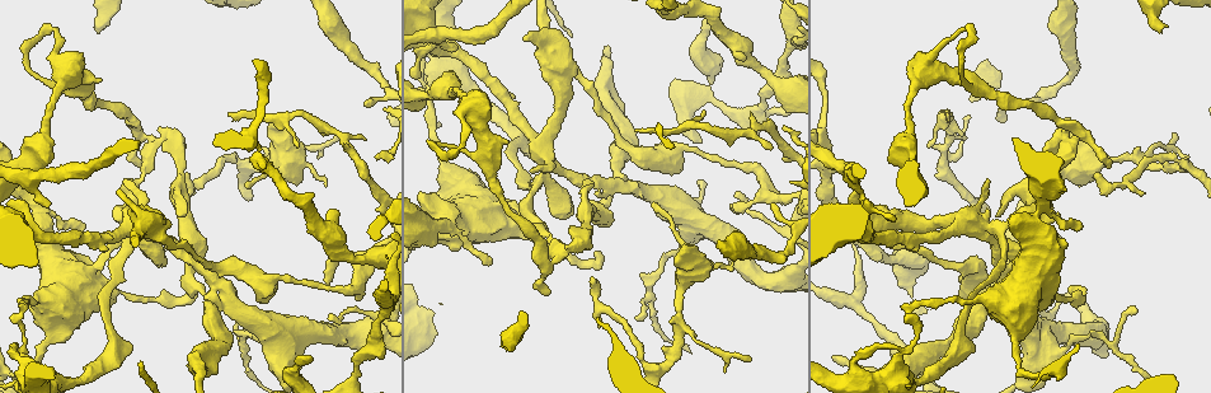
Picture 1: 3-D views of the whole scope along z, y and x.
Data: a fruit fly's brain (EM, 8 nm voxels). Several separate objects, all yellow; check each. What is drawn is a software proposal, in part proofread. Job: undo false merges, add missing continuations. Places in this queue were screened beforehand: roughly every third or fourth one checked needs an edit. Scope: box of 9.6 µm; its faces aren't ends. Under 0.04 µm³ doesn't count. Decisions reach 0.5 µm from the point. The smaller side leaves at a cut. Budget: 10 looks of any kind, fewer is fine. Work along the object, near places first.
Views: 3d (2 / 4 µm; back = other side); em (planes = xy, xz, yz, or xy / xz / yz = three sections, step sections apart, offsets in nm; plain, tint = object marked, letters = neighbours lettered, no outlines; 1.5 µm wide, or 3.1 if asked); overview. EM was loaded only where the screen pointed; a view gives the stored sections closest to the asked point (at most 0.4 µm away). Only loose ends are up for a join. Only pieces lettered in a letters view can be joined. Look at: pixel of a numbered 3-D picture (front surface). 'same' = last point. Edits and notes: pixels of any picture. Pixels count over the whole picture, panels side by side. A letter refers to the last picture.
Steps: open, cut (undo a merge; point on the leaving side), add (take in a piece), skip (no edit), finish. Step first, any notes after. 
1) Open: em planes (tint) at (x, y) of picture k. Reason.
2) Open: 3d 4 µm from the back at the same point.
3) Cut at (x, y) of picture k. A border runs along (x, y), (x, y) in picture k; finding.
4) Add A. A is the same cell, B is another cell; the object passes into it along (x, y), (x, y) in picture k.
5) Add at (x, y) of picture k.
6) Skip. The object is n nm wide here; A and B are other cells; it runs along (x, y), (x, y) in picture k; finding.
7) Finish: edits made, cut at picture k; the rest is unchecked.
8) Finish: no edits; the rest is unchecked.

Open: 3d 4 µm at (1082, 226) of picture 1. Tapers out.

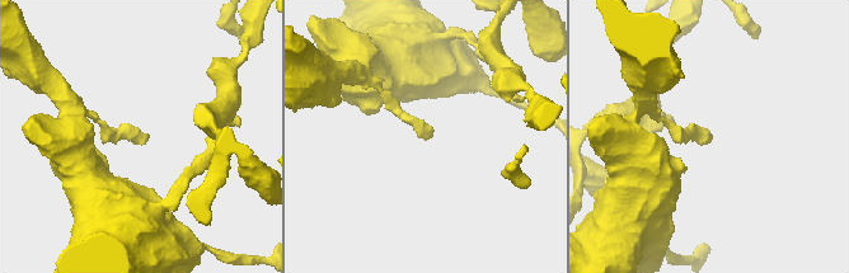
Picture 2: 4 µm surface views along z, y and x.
Open: em planes (letters) at (425, 137) of picture 2.

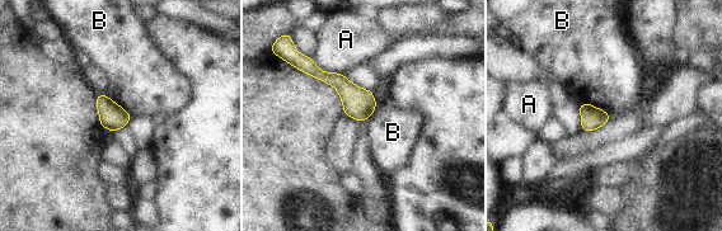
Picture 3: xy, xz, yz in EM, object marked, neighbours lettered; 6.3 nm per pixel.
Skip. A and B are other cells; none of them fits.

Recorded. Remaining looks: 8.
Open: 3d 2 µm at (1175, 137) of picture 1. Branch stops here.

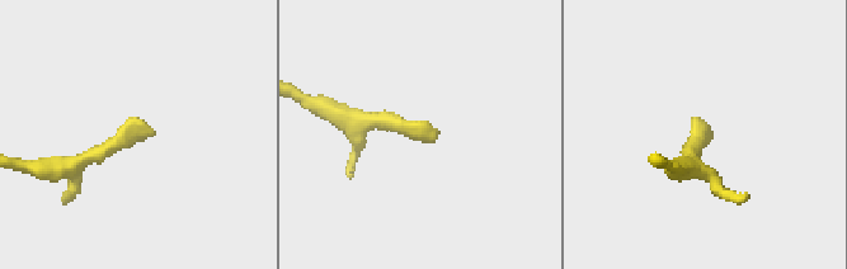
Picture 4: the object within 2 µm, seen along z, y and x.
Open: em planes (letters) at (700, 131) of picture 4.

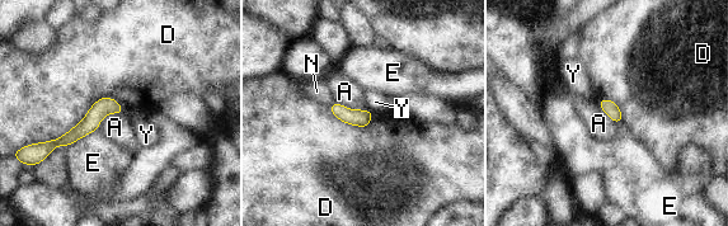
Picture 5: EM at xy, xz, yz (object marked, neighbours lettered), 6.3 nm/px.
Skip. A, D, E, N and Y are other cells; a border runs along (122, 113), (108, 113), (97, 130) in picture 5; none of them fits.

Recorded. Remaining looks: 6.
Open: em planes (plain) at (736, 193) of picture 1. An open end.

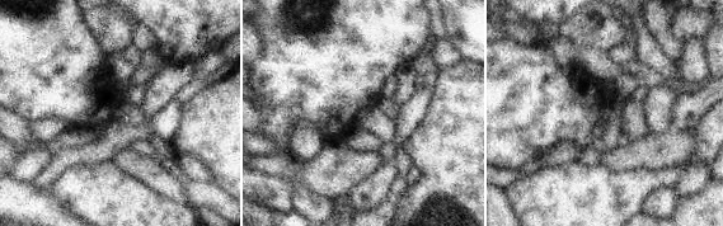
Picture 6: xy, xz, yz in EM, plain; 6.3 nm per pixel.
Open: em planes (letters) at the same point.

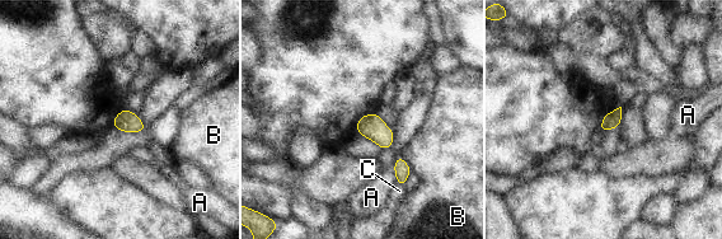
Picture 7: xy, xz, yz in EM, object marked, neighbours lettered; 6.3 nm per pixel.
Skip. The longest contact is with B, 130 nm; A, B and C are other cells; a border runs along (393, 172), (397, 183) in picture 7; none of them fits.

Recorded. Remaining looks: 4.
Open: 3d 4 µm at (349, 259) of picture 1. Thin neck.

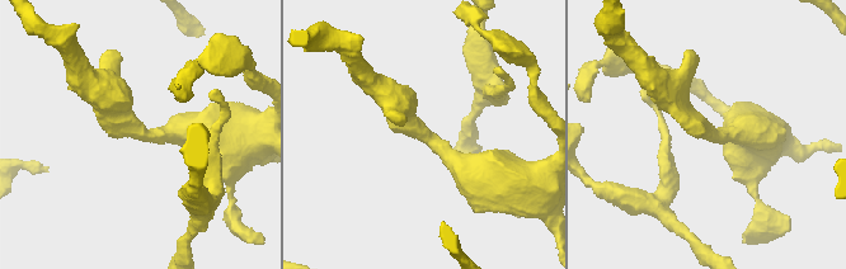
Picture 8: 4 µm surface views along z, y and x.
Open: em planes (letters) at (425, 134) of picture 8. Now the EM.

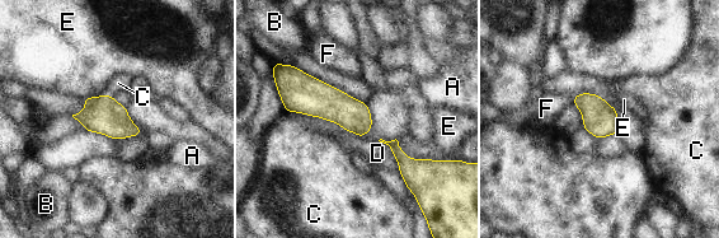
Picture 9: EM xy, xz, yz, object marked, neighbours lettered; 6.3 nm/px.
Skip. The object is 200 nm wide here; the longest contact is with D, 260 nm; A, B, C, D, E and F are other cells; all the same neuron.

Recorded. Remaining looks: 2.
Finish: no edits; the rest is unchecked.

